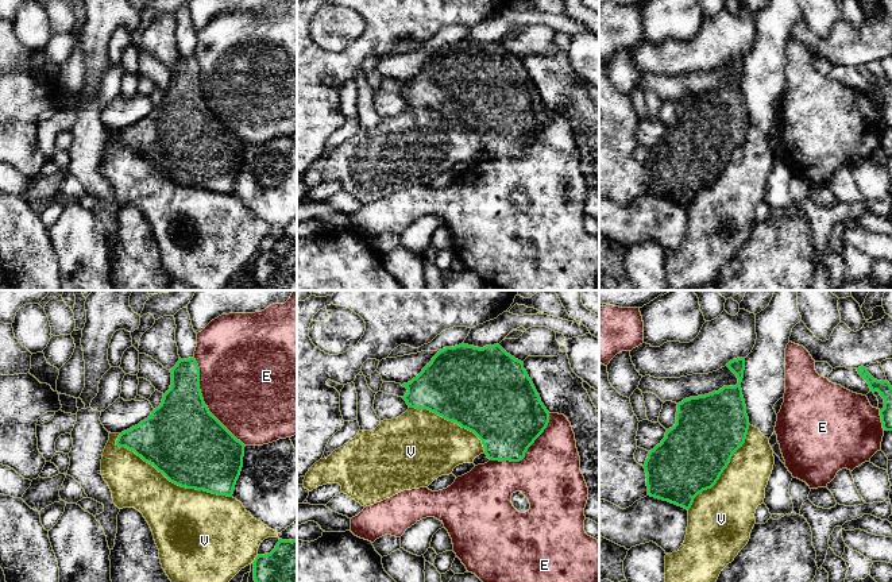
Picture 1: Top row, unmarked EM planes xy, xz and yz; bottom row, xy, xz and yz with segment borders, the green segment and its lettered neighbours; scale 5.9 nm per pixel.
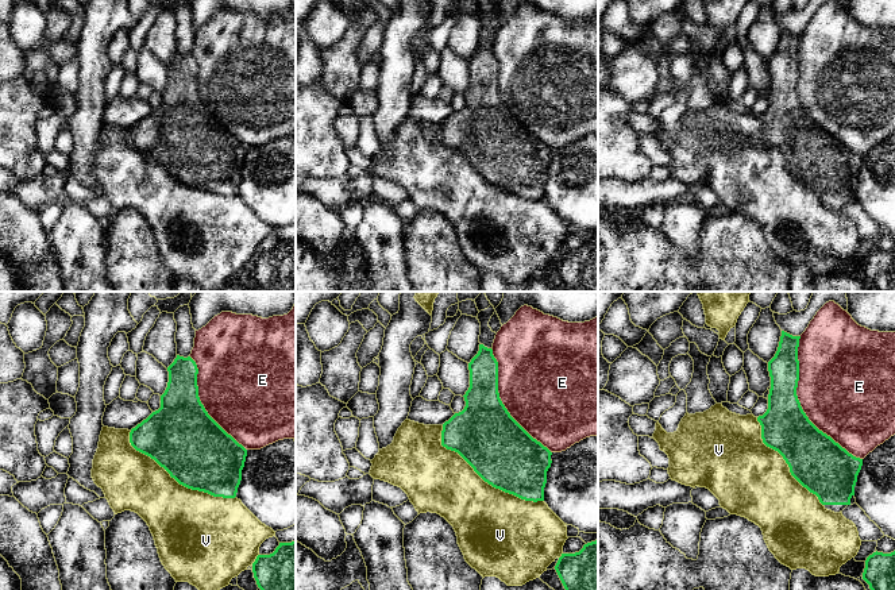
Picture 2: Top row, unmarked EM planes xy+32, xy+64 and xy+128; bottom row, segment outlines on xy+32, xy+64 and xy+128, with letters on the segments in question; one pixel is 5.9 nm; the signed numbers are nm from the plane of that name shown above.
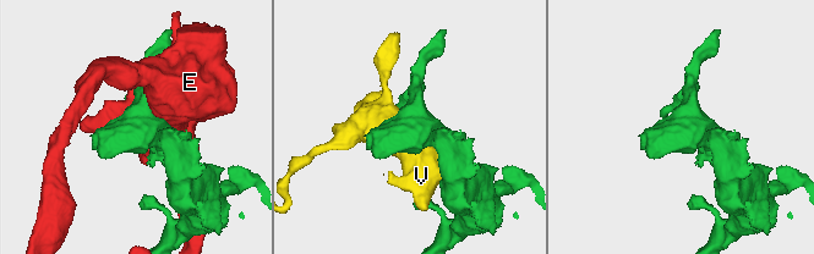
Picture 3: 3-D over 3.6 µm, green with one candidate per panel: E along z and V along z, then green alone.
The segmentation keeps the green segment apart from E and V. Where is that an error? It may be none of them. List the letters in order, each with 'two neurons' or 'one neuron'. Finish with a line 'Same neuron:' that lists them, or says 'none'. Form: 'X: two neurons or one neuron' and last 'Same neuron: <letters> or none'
E: two neurons
V: one neuron
Same neuron: V

